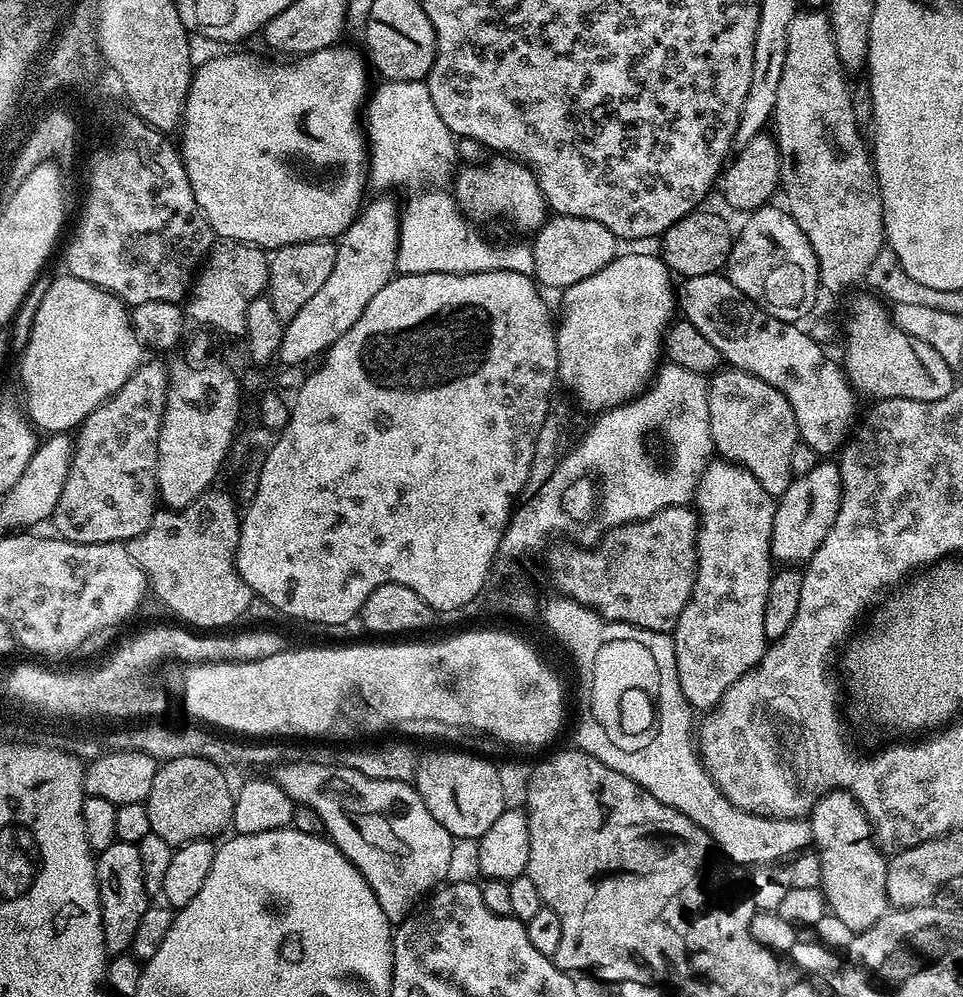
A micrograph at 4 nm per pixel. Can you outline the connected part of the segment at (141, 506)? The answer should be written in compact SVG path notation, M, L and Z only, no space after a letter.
M141 363L140 368L119 388L105 404L99 404L78 429L74 453L66 486L62 486L62 498L54 510L50 524L61 540L79 544L102 542L130 542L148 529L152 516L158 511L156 467L158 466L158 442L160 427L164 421L164 408L168 404L170 372L160 364Z

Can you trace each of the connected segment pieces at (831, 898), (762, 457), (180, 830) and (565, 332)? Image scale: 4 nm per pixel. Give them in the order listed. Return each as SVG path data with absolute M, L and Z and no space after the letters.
M837 790L834 792L829 792L823 800L812 810L810 814L810 821L812 820L812 836L816 839L815 847L822 850L820 852L820 857L824 862L824 882L822 885L822 890L826 895L826 899L829 903L831 915L834 917L837 916L846 927L849 928L849 933L855 934L858 932L864 932L868 928L872 928L876 925L878 921L881 920L890 911L890 905L888 902L888 865L890 863L889 857L886 855L883 856L880 851L882 851L881 845L878 843L875 835L874 829L871 821L868 820L867 813L864 812L864 807L860 804L859 799L853 796L851 792L847 790Z
M728 366L717 371L708 380L708 401L713 449L723 459L738 464L750 474L754 474L754 478L762 482L764 489L774 498L778 498L793 482L792 459L797 444L801 443L796 415L788 399L774 386L762 382L762 378Z
M202 757L163 761L154 774L154 786L150 786L146 801L152 832L173 846L216 838L224 827L231 825L236 805L234 788L228 785L227 774L223 767Z
M628 252L625 256L617 255L604 269L576 285L563 289L564 317L561 320L559 317L556 333L558 376L576 395L577 402L589 408L592 414L629 403L653 383L654 373L661 363L660 354L662 358L666 348L666 333L674 320L672 315L678 312L678 296L672 293L672 280L673 273L663 259L656 257L655 260L644 252Z

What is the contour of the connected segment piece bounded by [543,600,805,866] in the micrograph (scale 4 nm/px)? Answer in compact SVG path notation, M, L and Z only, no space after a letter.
M551 600L547 601L544 608L544 620L548 623L548 628L554 635L560 639L560 644L566 651L572 652L572 660L576 663L576 672L580 675L580 725L576 728L576 740L579 751L590 754L598 758L602 763L626 774L640 788L645 788L658 802L686 814L702 830L711 834L712 839L716 841L717 848L728 857L734 864L747 866L747 864L776 864L779 860L791 861L805 847L804 836L800 833L800 820L775 820L772 816L755 816L752 812L744 812L741 808L736 808L734 802L726 798L720 787L714 782L714 778L705 767L701 753L698 751L697 741L694 739L694 724L692 728L693 709L684 698L684 691L680 685L680 675L676 664L676 645L673 637L667 632L651 632L645 628L636 628L632 624L619 624L617 620L605 620L598 615L593 608L588 608L585 604L580 604L573 600L570 604L553 604Z

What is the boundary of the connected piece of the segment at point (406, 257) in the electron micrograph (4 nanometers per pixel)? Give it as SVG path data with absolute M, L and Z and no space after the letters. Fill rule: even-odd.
M389 80L381 83L381 88L371 93L370 99L366 104L366 140L370 145L370 184L376 190L392 190L388 188L405 188L408 191L408 201L402 204L400 214L400 249L396 255L397 273L409 276L410 274L426 274L427 272L445 272L446 274L454 274L455 272L523 272L532 274L535 270L535 256L531 247L524 244L491 244L482 233L479 232L477 225L462 211L455 195L452 191L454 188L454 176L452 168L452 160L457 159L457 137L452 135L451 130L446 126L446 122L442 122L442 118L438 114L438 110L434 106L434 102L430 98L430 90L427 83L419 80L407 80L406 82L398 82L397 80Z

